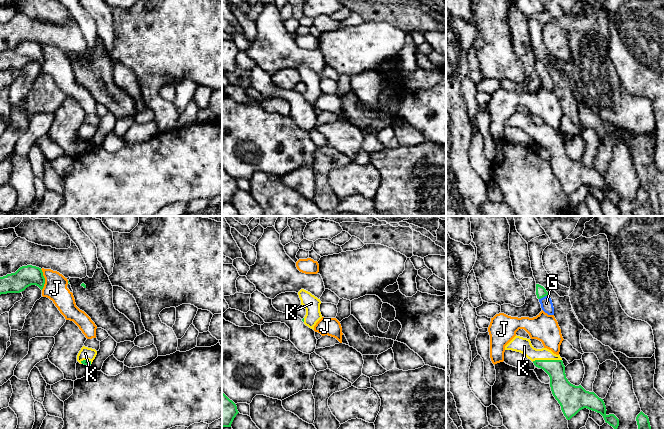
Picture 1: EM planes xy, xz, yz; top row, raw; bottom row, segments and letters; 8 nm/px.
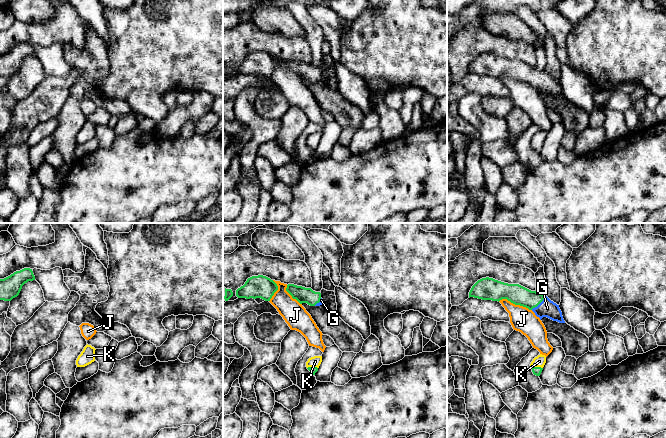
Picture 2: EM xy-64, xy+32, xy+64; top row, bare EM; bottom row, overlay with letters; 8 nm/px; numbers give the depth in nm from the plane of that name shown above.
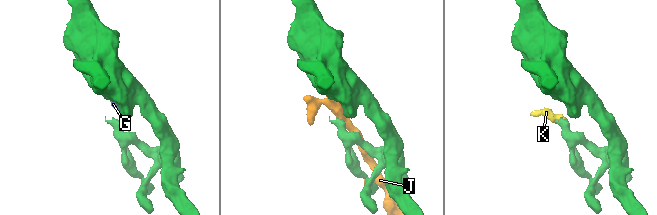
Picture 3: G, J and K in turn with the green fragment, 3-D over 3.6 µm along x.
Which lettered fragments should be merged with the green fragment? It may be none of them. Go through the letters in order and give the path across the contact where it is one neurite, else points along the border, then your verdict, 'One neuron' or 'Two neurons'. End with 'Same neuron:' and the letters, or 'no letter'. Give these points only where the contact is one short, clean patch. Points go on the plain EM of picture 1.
G: Path across: yz (541, 68), (543, 72), (546, 79). One neuron
J: Boundary: xy (40, 45), (44, 54), (42, 65). Two neurons
K: Path across: yz (560, 162), (556, 146), (546, 136), (534, 131), (523, 121). One neuron
Same neuron: G, K

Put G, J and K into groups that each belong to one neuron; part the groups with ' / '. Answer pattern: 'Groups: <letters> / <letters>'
Groups: G K / J

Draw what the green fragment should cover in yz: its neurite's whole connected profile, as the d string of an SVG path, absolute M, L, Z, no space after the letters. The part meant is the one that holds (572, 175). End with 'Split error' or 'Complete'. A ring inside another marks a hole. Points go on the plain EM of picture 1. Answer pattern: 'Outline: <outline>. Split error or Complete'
Outline: M517 111L505 122L505 126L524 130L536 143L543 145L549 151L552 170L560 180L567 196L580 186L587 184L600 189L605 198L617 206L619 195L614 190L606 190L603 175L594 168L586 167L581 161L575 162L568 157L560 131L554 130L547 124L536 125L532 122L530 115Z. Split error

